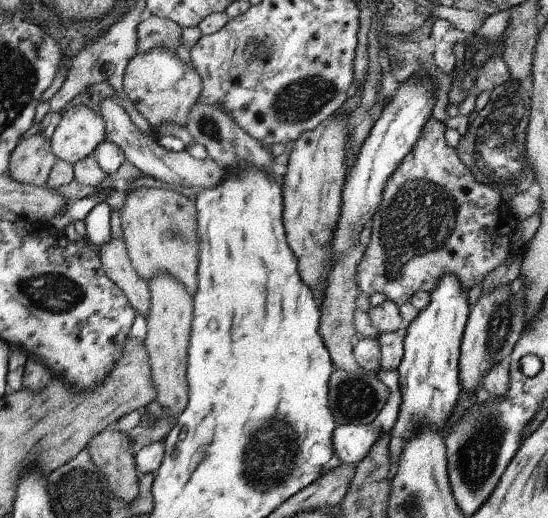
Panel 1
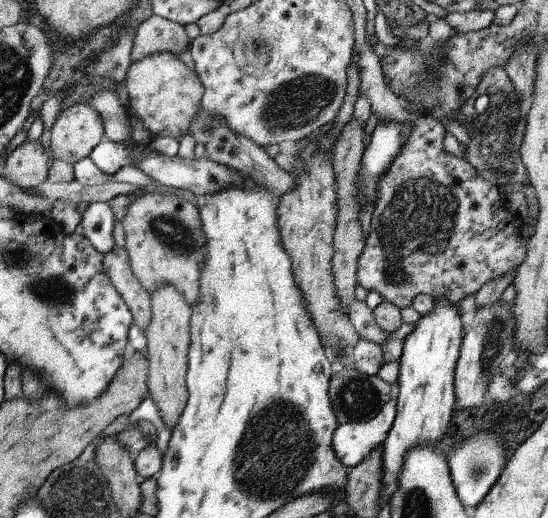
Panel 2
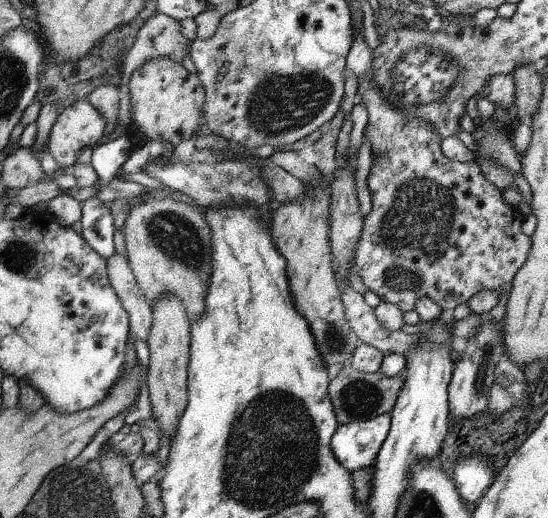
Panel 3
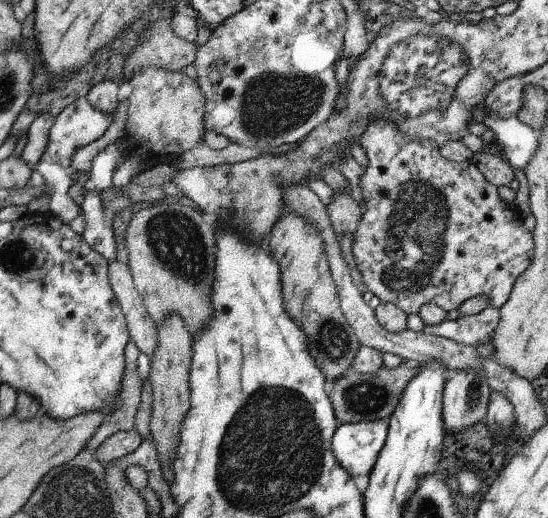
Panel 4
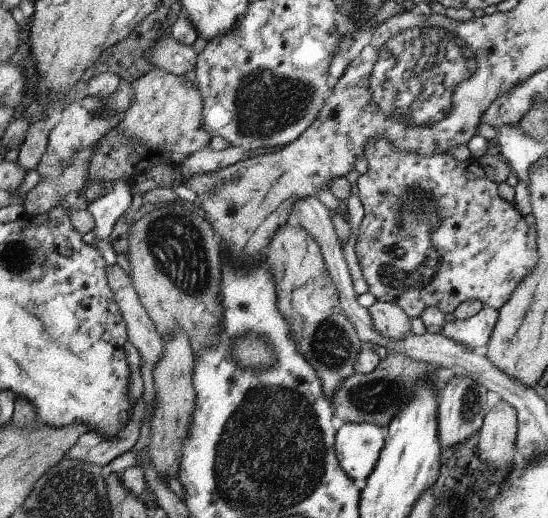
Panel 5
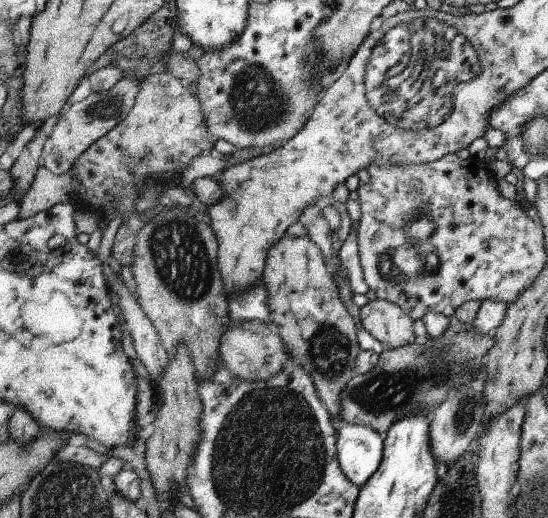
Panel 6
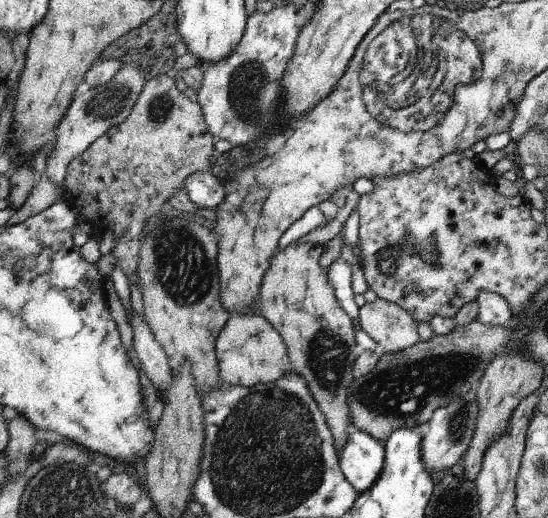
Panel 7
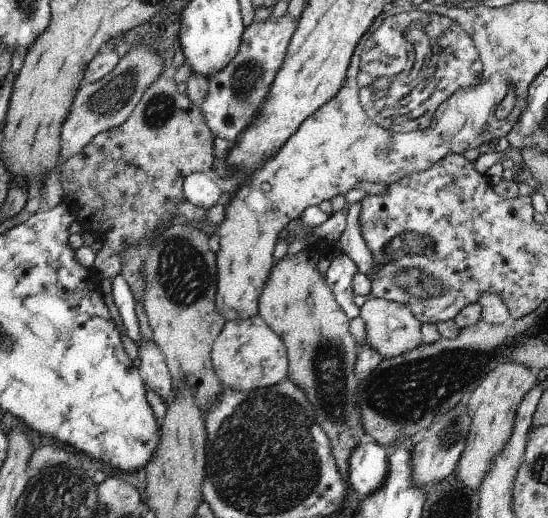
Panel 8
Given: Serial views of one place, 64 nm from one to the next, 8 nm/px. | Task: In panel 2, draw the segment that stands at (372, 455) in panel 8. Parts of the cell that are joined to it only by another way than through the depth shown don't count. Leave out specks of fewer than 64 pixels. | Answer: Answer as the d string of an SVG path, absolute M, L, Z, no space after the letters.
M394 397L382 411L366 423L345 423L334 432L332 445L340 463L348 467L361 464L374 448L384 443L397 414L397 398Z

